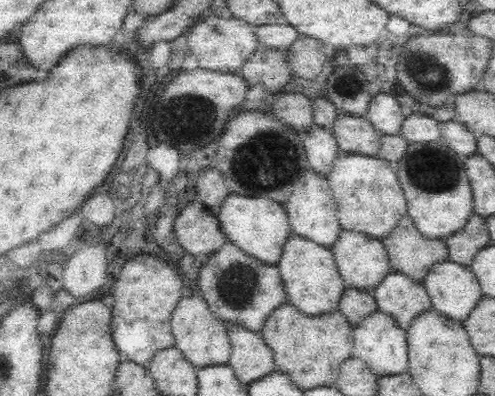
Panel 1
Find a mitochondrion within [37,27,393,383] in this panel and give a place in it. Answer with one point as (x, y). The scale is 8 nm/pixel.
(268, 161)

